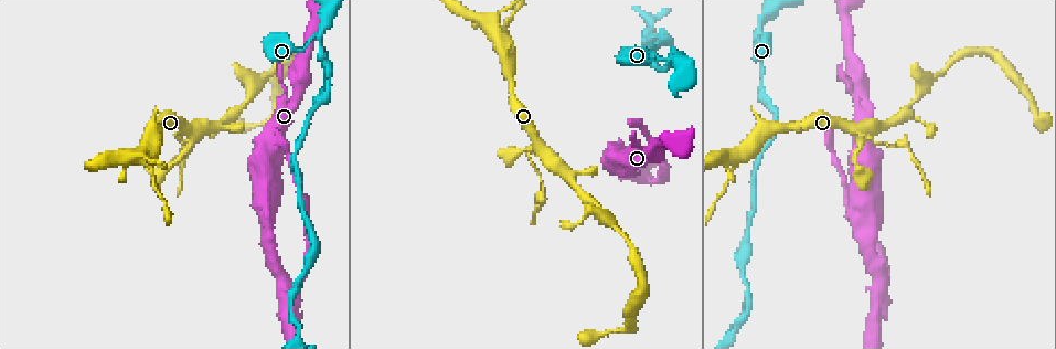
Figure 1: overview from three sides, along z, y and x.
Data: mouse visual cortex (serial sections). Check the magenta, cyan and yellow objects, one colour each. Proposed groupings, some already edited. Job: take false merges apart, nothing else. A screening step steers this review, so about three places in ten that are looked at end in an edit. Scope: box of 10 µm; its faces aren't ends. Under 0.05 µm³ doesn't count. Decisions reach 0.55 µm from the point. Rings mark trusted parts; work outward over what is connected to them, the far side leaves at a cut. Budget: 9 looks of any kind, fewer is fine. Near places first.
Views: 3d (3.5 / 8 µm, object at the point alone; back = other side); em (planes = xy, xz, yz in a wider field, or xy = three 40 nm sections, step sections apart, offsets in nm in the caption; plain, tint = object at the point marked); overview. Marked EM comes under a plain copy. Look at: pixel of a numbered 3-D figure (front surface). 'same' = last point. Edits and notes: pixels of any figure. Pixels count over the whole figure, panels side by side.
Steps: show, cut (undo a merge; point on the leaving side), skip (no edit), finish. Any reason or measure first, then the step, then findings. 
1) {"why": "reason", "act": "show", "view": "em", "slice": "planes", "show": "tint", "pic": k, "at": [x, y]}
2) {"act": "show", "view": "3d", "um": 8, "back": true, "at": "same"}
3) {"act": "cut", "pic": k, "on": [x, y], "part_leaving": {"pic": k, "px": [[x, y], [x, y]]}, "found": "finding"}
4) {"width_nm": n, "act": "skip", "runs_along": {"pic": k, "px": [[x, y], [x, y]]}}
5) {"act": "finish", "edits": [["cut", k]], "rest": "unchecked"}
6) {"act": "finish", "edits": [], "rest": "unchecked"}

{"why": "three arms meet", "act": "show", "view": "3d", "um": 8, "pic": 1, "at": [740, 159]}

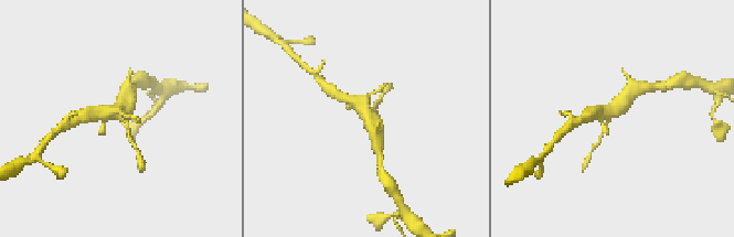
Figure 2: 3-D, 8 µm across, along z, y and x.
{"why": "need the tissue", "act": "show", "view": "em", "slice": "xy", "step": 1, "show": "tint", "at": "same"}

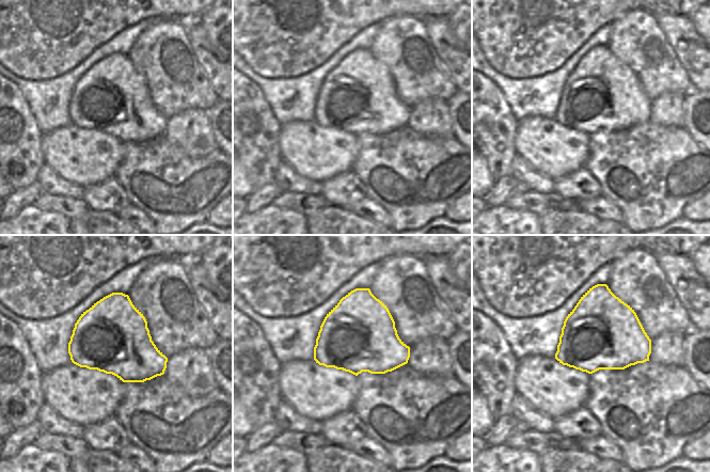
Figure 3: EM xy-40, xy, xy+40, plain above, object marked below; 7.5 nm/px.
{"act": "skip", "runs_along": {"pic": 2, "px": [[375, 136], [368, 114], [340, 95]]}, "found": "all the same cell"}

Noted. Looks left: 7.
{"why": "small branch off a trunk", "act": "show", "view": "3d", "um": 3.5, "pic": 1, "at": [545, 154]}

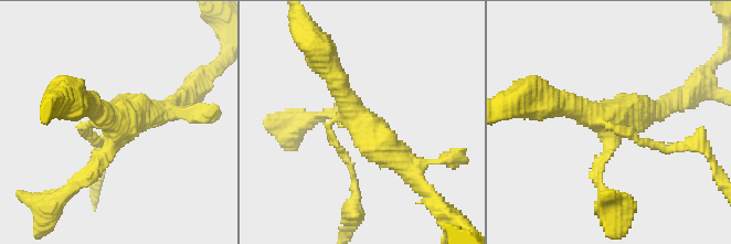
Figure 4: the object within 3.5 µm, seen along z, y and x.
{"arms": 4, "arm_widths_nm": [100, 150, 350, 400], "why": "now the EM", "act": "show", "view": "em", "slice": "planes", "show": "tint", "pic": 4, "at": [612, 116]}

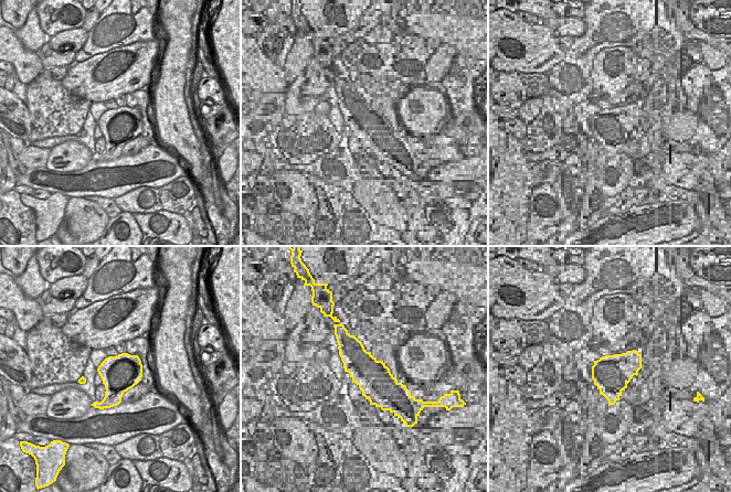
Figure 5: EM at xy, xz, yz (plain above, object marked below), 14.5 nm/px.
{"act": "cut", "pic": 4, "on": [645, 141], "part_leaving": {"pic": 4, "px": [[612, 126], [644, 144], [706, 147]]}, "found": "a second cell is stuck on"}

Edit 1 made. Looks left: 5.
{"why": "a fork", "act": "show", "view": "3d", "um": 8, "pic": 1, "at": [924, 86]}

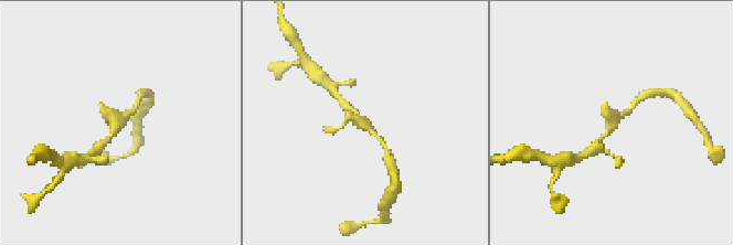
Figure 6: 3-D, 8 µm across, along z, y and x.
{"act": "show", "view": "em", "slice": "xy", "step": 5, "show": "tint", "at": "same"}

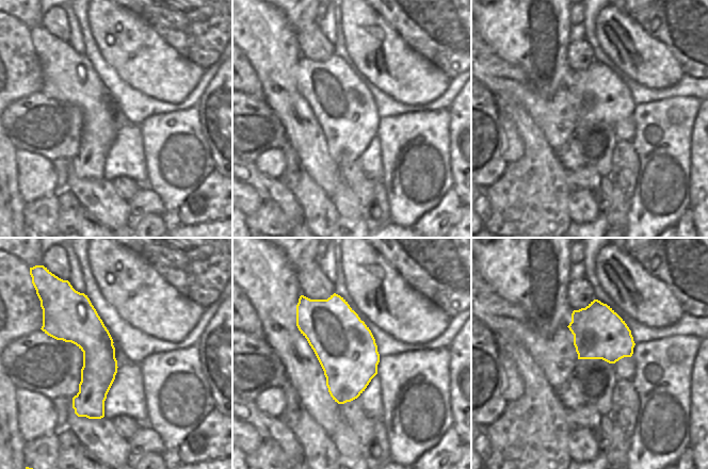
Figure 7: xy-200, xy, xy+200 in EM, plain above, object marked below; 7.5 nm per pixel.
{"width_nm": 460, "act": "skip", "runs_along": {"pic": 6, "px": [[99, 146], [136, 107]]}, "found": "all the same cell"}

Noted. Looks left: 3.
{"why": "sudden change in width", "act": "show", "view": "3d", "um": 8, "pic": 1, "at": [320, 35]}

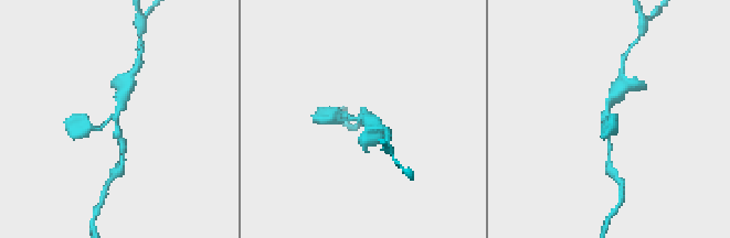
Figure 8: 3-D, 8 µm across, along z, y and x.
{"why": "zoom in", "act": "show", "view": "3d", "um": 3.5, "at": "same"}

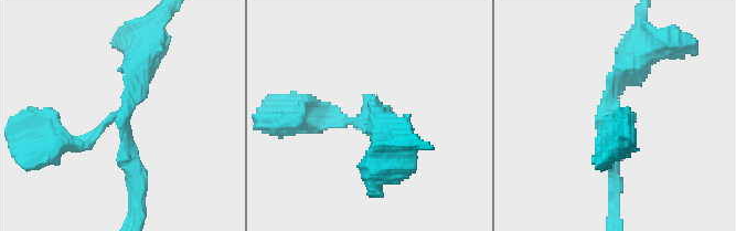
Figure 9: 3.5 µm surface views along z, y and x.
{"arms": 3, "arm_widths_nm": [150, 200, 300], "why": "shape alone is not enough", "act": "show", "view": "em", "slice": "xy", "step": 5, "show": "tint", "pic": 9, "at": [370, 112]}

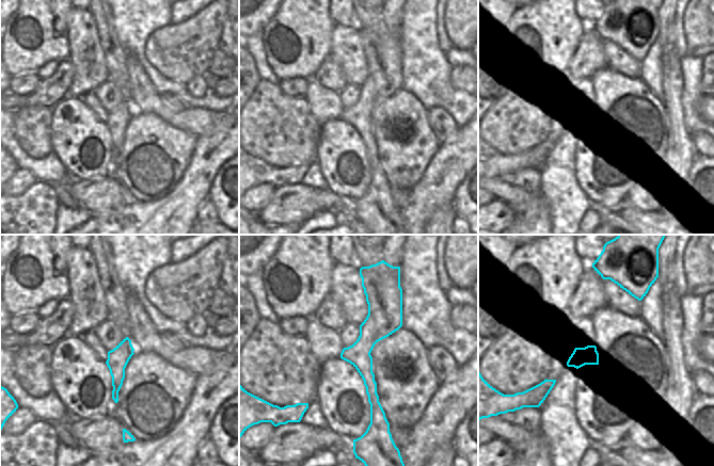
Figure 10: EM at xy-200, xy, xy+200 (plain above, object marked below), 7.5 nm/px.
{"act": "skip", "runs_along": {"pic": 10, "px": [[367, 284], [373, 423]]}, "found": "one cell here"}

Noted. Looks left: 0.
{"act": "finish", "edits": [["cut", 4]], "rest": "unchecked"}

